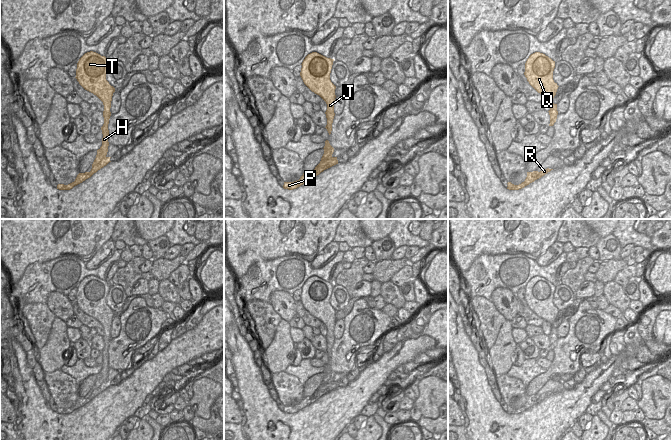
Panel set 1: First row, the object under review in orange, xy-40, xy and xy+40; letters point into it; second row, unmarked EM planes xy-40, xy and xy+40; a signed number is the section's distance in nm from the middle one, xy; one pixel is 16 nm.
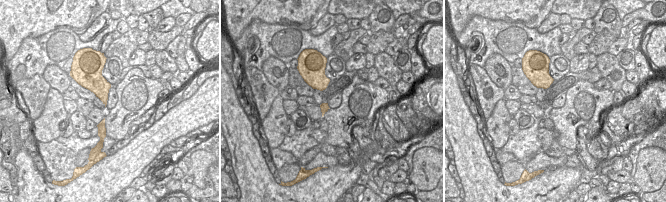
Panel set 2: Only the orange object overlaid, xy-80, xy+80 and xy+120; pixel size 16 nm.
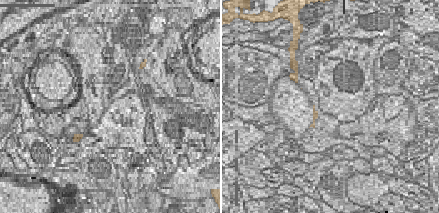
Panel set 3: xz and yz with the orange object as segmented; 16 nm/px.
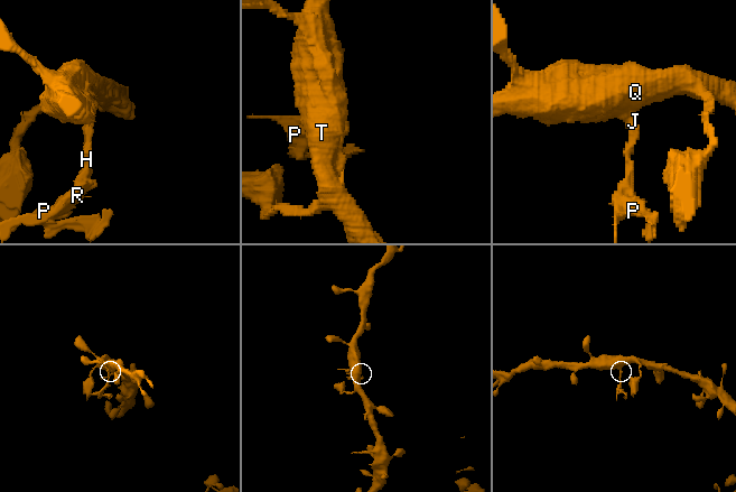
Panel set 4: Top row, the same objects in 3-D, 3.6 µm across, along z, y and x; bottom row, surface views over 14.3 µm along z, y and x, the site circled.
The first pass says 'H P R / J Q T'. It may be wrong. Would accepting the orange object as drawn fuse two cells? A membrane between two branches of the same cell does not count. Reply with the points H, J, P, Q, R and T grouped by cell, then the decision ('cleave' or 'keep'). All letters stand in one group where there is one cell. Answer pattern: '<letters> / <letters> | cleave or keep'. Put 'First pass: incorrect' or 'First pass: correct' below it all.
H P R / J Q T | cleave
First pass: correct

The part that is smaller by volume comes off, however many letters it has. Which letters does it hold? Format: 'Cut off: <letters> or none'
Cut off: H, P, R

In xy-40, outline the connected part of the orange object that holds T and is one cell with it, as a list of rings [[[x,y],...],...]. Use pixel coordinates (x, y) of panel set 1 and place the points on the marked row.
[[[90,51],[85,53],[77,63],[76,79],[87,91],[96,95],[104,105],[103,117],[105,127],[111,116],[110,108],[115,88],[106,80],[110,61],[105,56]]]

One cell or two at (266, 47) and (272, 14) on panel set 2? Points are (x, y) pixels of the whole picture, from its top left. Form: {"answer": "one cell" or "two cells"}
{"answer": "two cells"}

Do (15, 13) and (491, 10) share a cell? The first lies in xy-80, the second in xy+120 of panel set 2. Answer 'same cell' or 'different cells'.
same cell

